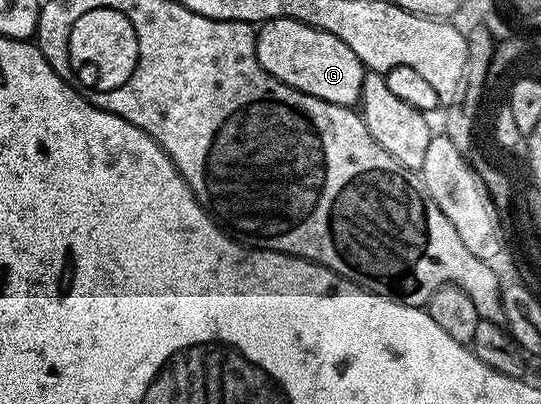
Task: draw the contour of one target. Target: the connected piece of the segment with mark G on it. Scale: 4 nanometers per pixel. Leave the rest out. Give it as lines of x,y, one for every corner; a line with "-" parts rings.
276,19
268,21
256,33
258,39
258,58
264,71
271,73
278,81
299,89
302,93
312,95
316,99
324,99
337,105
357,106
362,99
362,81
366,78
367,70
362,61
348,47
348,43
340,43
336,35
328,35
328,31
320,31
311,25
300,23
296,19

